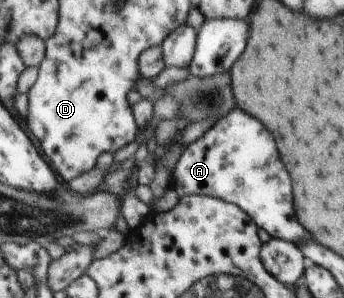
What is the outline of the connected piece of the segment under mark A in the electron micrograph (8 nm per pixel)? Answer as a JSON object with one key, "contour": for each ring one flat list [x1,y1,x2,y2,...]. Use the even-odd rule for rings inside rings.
{"contour":[[239,109,229,111,203,137,184,148,170,179,170,187,179,198,193,194,212,196,237,205,271,238,295,244,311,241,309,231,295,219,291,179,279,157,275,139,257,119]]}

